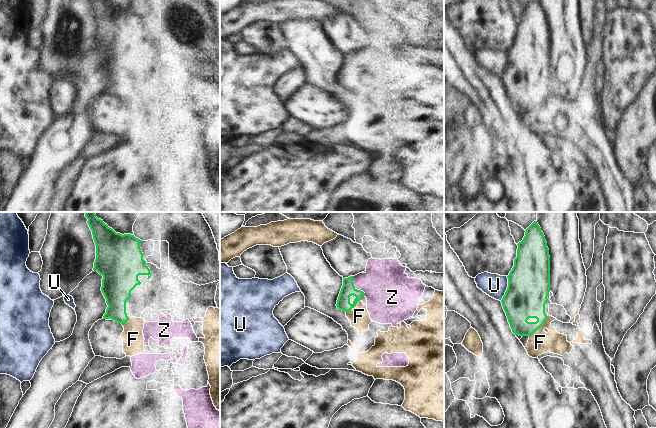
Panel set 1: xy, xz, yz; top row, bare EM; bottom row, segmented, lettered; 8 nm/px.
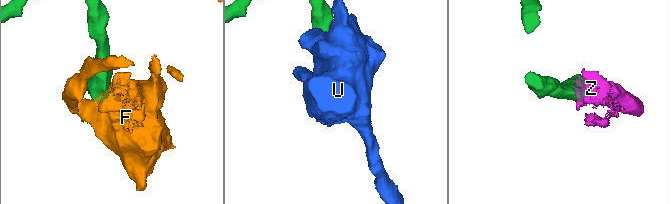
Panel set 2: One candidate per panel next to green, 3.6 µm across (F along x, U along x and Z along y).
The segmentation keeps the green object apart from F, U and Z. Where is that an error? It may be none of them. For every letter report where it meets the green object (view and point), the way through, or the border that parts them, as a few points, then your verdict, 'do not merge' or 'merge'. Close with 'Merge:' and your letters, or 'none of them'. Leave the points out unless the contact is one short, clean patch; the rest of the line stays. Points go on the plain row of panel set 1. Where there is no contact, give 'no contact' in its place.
F: meets green in yz at (539, 103); border along yz (547, 92), (547, 95), (529, 112); do not merge
U: meets green in yz at (507, 64); do not merge
Z: meets green in xz at (356, 65); runs through xz (348, 65), (356, 65), (387, 64); merge
Merge: Z

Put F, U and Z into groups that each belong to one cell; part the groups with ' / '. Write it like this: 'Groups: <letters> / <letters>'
Groups: F / U / Z

